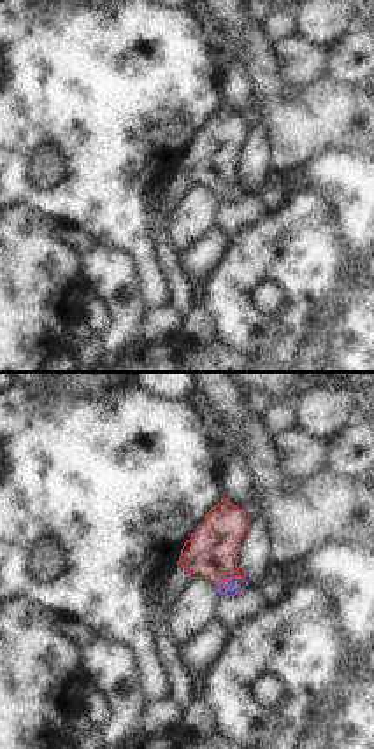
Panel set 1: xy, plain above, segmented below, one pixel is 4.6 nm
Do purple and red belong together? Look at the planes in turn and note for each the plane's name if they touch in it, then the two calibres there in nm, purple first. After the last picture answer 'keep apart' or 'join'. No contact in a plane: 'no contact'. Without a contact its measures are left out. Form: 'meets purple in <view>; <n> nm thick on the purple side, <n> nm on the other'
meets purple in xy; 80 nm thick on the purple side, 240 nm on the other

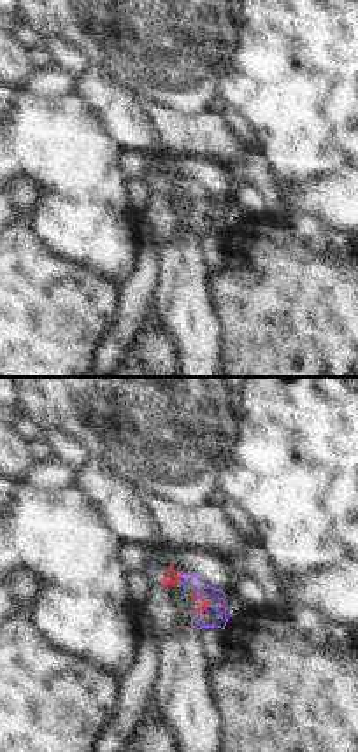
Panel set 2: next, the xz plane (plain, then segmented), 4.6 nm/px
meets purple in xz; 110 nm thick on the purple side, 60 nm on the other

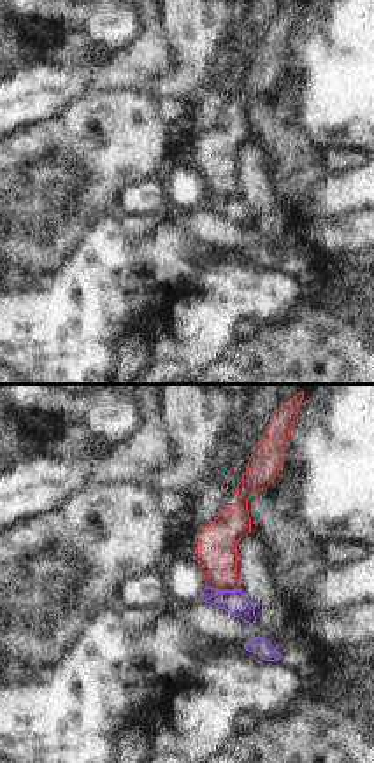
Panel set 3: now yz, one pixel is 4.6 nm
meets purple in yz; 110 nm thick on the purple side, 190 nm on the other

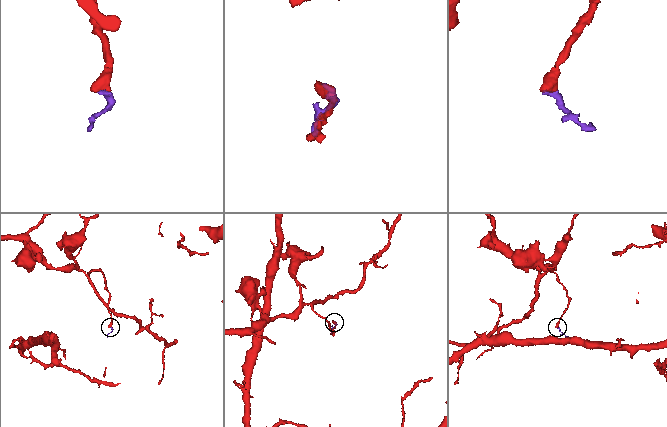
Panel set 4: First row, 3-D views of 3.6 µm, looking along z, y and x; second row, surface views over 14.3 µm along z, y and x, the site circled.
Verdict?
join

